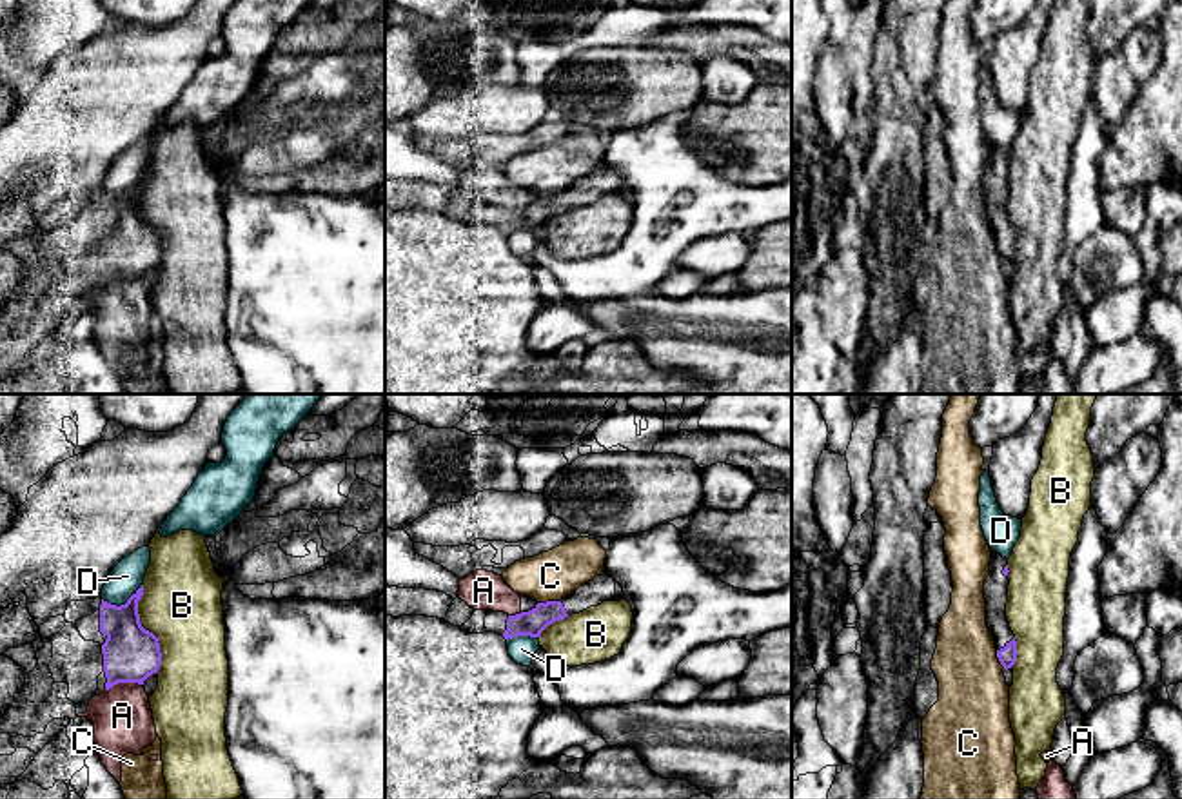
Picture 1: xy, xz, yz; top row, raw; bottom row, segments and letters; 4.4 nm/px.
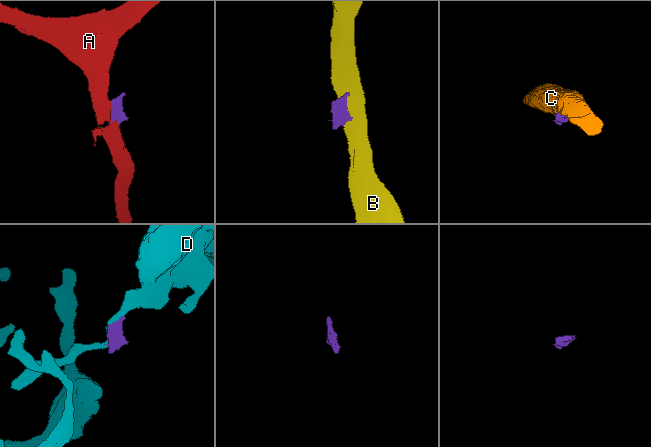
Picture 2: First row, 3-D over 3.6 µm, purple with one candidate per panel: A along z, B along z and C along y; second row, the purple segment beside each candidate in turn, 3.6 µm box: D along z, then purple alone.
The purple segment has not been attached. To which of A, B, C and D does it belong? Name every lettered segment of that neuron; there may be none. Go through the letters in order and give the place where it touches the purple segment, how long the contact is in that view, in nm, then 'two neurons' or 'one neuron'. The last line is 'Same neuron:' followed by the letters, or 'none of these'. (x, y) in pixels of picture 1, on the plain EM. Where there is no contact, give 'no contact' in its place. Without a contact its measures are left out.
A: contact xy (122, 275); length 160 nm; two neurons
B: contact xy (144, 222); length 400 nm; two neurons
C: contact xz (549, 195); length 110 nm; two neurons
D: contact xy (122, 198); length 200 nm; two neurons
Same neuron: none of these

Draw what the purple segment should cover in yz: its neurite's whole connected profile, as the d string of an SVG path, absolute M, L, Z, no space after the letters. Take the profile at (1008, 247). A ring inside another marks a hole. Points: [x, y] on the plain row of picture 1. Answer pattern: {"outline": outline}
{"outline": "M991 143L990 169L984 174L986 218L1004 261L1011 261L1017 254L1017 234L1006 211L1008 165L1008 153Z"}

